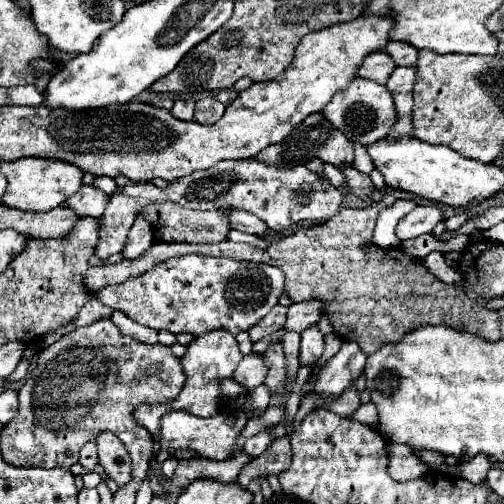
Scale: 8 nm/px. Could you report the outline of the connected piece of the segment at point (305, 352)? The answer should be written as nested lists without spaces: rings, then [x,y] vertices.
[[[310,326],[302,332],[302,342],[300,342],[300,364],[302,366],[312,366],[324,350],[324,334],[318,330],[318,326]]]

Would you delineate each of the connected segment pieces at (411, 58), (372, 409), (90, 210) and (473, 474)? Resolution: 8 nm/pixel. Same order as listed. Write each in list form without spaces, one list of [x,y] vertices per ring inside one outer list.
[[[388,42],[386,52],[394,58],[398,66],[414,66],[418,58],[418,50],[406,42]]]
[[[368,402],[368,404],[362,404],[354,414],[350,414],[348,418],[352,418],[352,420],[358,420],[358,422],[362,422],[362,424],[372,424],[372,422],[376,422],[378,424],[378,416],[376,416],[376,406],[372,404],[372,402]]]
[[[82,186],[76,194],[72,194],[72,198],[68,198],[68,202],[64,202],[64,206],[72,208],[78,216],[92,216],[92,218],[100,218],[100,214],[104,214],[104,206],[108,202],[106,192],[102,192],[96,186]]]
[[[476,454],[472,460],[462,462],[460,468],[462,468],[462,478],[478,484],[486,478],[486,474],[490,470],[490,458],[486,454]]]

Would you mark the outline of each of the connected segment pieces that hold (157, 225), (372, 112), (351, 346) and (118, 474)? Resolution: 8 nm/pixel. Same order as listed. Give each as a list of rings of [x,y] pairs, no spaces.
[[[172,202],[166,204],[150,204],[148,208],[140,210],[138,214],[142,214],[152,226],[154,226],[154,234],[160,232],[162,242],[222,242],[228,236],[230,224],[226,220],[226,216],[222,214],[224,210],[210,210],[210,212],[200,212],[200,210],[188,210],[184,206],[176,206]]]
[[[356,78],[344,92],[336,92],[332,102],[322,110],[322,114],[338,130],[342,130],[348,140],[360,144],[372,144],[380,138],[386,138],[388,132],[392,130],[392,124],[396,124],[396,108],[390,90],[382,84],[362,78]]]
[[[344,342],[336,356],[332,356],[320,370],[318,382],[312,392],[324,396],[338,396],[348,386],[352,386],[362,374],[366,364],[366,354],[354,342]]]
[[[112,432],[98,436],[98,462],[118,486],[126,486],[132,478],[132,460],[124,444]]]

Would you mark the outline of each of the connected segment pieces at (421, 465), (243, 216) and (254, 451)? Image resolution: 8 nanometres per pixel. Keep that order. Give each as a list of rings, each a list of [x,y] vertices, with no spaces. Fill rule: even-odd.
[[[390,444],[388,452],[390,452],[388,472],[398,482],[422,478],[422,476],[426,476],[430,472],[430,466],[420,456],[416,456],[410,446]]]
[[[228,210],[228,218],[232,218],[232,228],[246,232],[246,234],[256,234],[264,236],[266,234],[266,224],[256,218],[254,214],[248,214],[246,210]]]
[[[262,430],[262,432],[258,432],[256,436],[252,436],[250,440],[246,440],[246,444],[244,444],[244,454],[248,454],[248,456],[260,456],[260,454],[268,448],[270,442],[272,442],[272,438],[270,438],[268,430]]]

